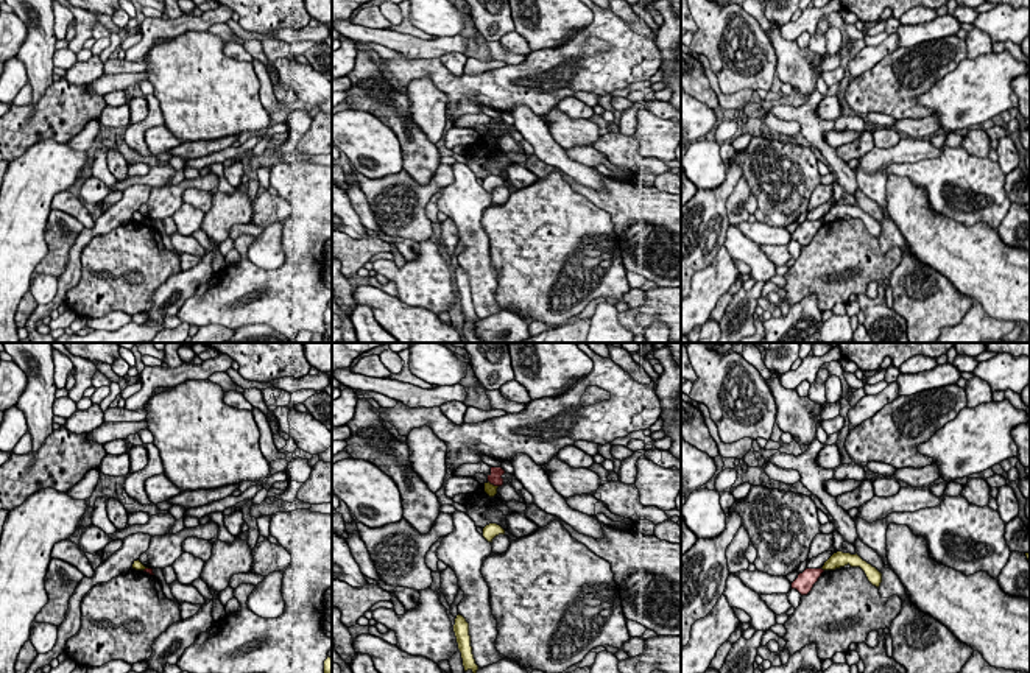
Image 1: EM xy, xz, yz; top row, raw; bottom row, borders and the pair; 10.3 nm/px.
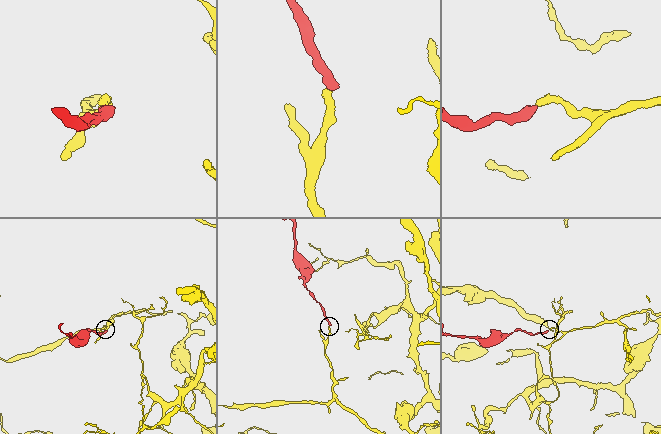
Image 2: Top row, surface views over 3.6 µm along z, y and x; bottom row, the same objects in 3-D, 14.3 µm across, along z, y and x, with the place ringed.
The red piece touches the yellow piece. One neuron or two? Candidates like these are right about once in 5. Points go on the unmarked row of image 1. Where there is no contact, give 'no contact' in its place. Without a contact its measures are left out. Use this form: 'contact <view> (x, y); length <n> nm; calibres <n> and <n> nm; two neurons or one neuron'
contact xz (493, 134); length 130 nm; calibres 130 and 120 nm; two neurons

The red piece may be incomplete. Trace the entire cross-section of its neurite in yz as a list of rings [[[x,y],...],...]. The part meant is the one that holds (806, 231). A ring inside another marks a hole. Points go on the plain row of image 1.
[[[806,220],[792,234],[792,240],[796,240],[801,246],[807,246],[823,223],[824,223],[823,220]]]

